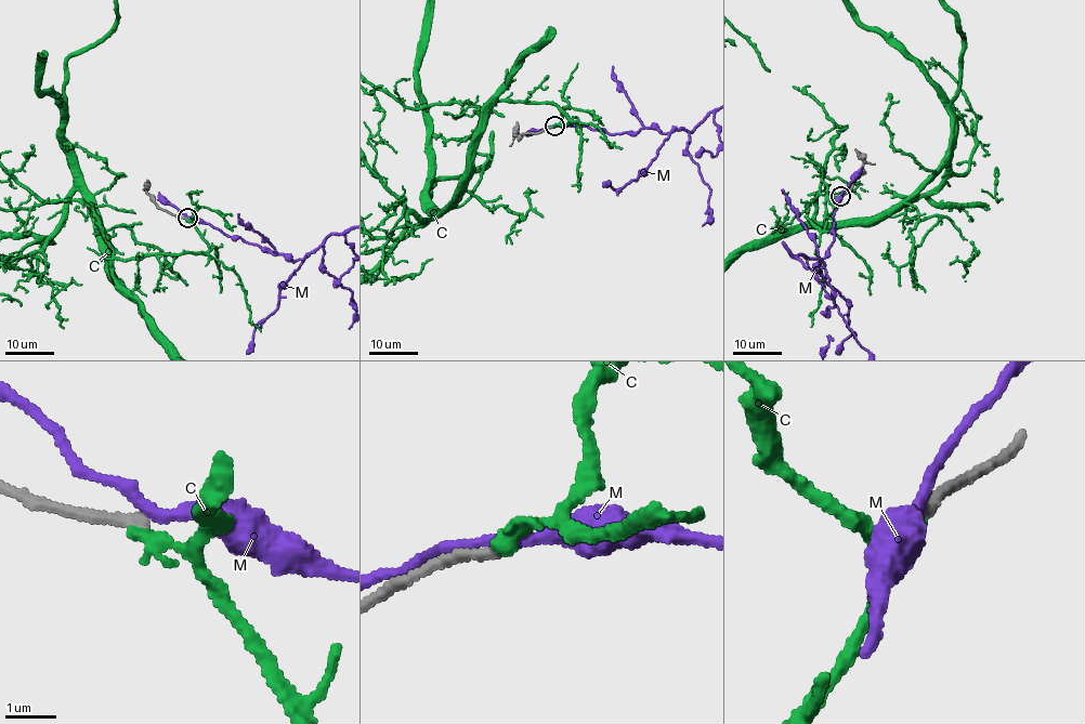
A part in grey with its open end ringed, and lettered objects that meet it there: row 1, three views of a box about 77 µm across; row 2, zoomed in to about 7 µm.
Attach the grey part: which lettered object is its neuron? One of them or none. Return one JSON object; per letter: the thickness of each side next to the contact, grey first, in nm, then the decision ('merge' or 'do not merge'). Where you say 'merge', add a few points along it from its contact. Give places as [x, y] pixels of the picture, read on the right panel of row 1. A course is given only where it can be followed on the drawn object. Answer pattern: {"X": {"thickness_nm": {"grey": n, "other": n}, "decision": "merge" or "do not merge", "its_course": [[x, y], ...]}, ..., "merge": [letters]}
{"C": {"thickness_nm": {"grey": 240, "other": 320}, "decision": "do not merge"}, "M": {"thickness_nm": {"grey": 240, "other": 240}, "decision": "do not merge"}, "merge": []}

